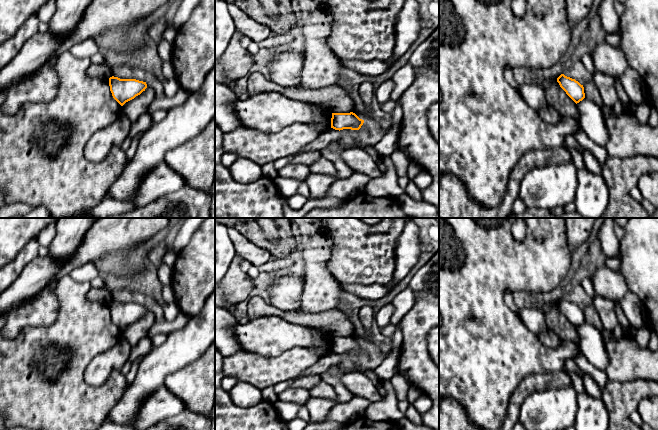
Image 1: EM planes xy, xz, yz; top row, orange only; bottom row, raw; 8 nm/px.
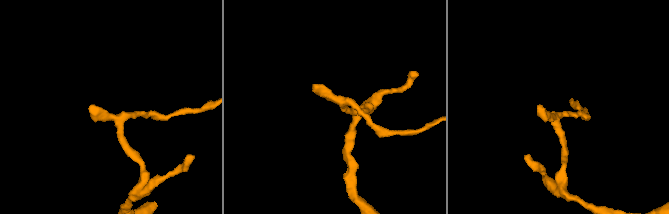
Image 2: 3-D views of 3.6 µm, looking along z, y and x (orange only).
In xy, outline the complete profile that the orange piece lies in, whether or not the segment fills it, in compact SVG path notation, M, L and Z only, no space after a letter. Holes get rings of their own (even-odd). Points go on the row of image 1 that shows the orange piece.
M109 78L110 91L113 98L123 106L126 102L140 95L147 88L146 82L136 79Z

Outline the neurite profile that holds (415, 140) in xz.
M434 30L412 53L409 64L414 68L415 80L399 99L403 109L398 149L417 162L432 176L432 183L422 190L422 199L439 209L439 143L431 136L428 128L427 112L434 103L439 103L439 31Z

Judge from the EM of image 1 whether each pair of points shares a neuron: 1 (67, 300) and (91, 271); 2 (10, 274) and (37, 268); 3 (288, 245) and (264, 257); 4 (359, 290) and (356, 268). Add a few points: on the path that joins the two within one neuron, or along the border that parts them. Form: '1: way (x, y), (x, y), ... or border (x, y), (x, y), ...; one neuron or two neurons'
1: border (69, 274), (79, 282), (89, 282); two neurons
2: border (37, 256), (23, 268), (10, 285); two neurons
3: border (250, 241), (263, 246), (272, 255); two neurons
4: border (341, 283), (382, 284); two neurons

